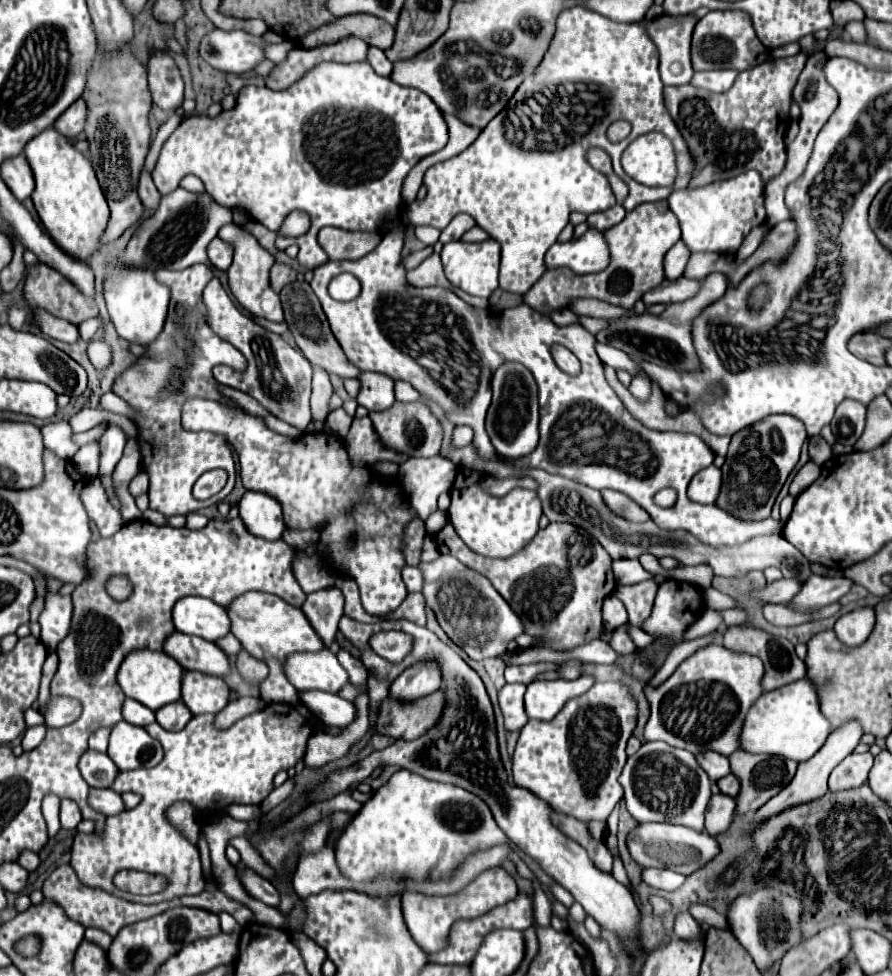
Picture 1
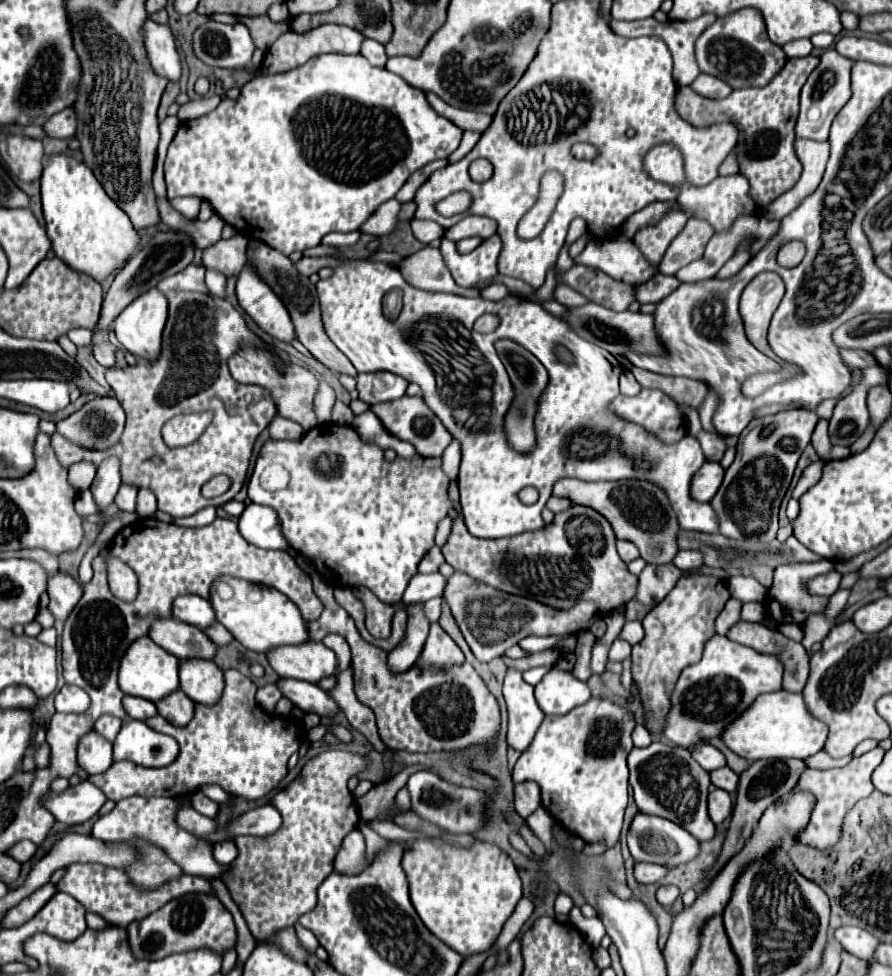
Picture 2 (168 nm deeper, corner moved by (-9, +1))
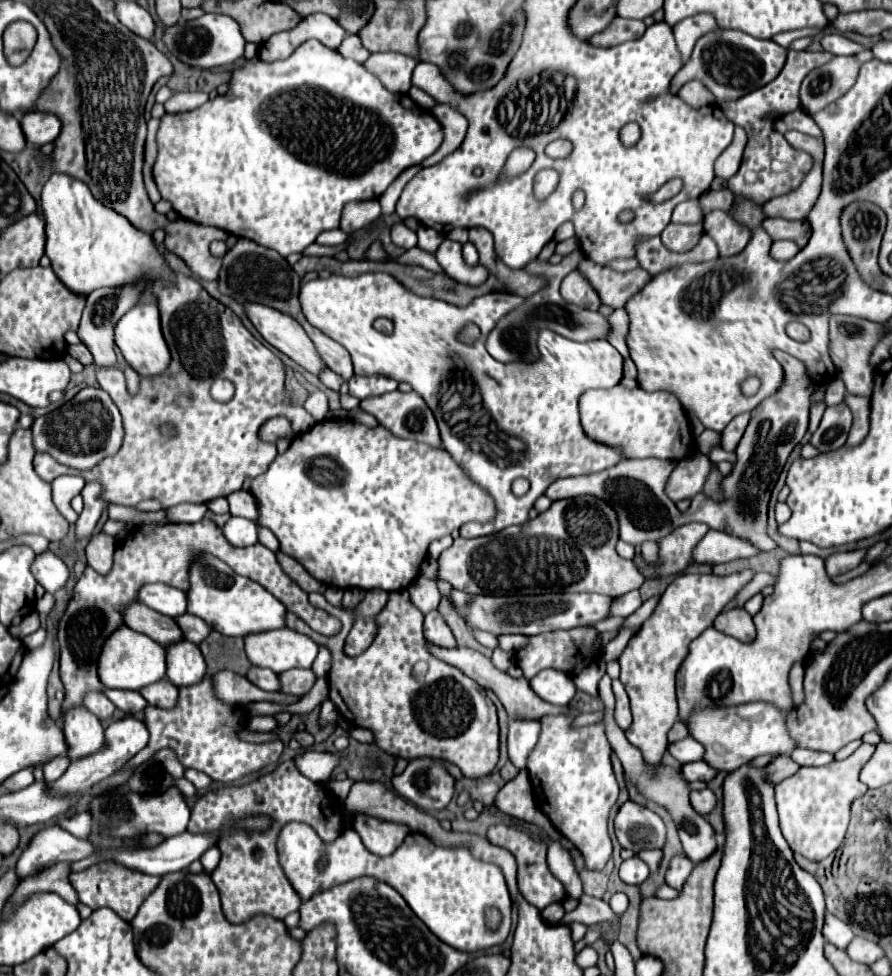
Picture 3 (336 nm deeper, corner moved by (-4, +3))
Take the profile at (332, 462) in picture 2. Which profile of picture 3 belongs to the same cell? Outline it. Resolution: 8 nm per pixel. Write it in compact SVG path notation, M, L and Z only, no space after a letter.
M346 418L322 420L312 430L296 436L294 442L290 444L290 448L284 454L276 456L276 460L270 464L266 474L262 474L250 482L250 492L254 494L254 498L258 502L260 524L274 532L274 536L280 540L280 550L284 554L292 556L294 560L298 560L308 570L308 574L314 576L318 582L328 584L328 586L338 586L338 588L352 588L352 586L362 588L362 590L380 588L386 592L406 588L420 574L420 564L426 560L426 550L432 540L450 534L452 530L460 528L466 522L482 522L484 524L484 522L492 522L496 518L496 506L494 506L492 496L488 496L488 492L484 492L480 486L476 486L476 482L468 478L468 474L452 460L452 456L444 448L432 448L432 446L420 444L416 440L404 440L404 438L392 436L392 432L388 432L388 428L384 428L380 424L376 428L370 428L370 426L364 426L364 424L346 420Z

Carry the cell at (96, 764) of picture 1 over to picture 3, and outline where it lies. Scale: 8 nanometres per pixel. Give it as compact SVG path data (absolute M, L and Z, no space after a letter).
M68 708L68 712L64 712L62 728L72 760L98 752L104 746L104 728L88 708Z

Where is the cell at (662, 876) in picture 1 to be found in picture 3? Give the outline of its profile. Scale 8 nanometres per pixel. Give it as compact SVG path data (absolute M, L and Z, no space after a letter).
M632 856L628 860L622 862L620 866L620 880L624 880L626 884L642 884L648 878L650 870L646 866L646 862L642 862L638 856Z

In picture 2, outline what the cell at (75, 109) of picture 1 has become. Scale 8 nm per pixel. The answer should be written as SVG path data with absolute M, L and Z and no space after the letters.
M65 108L65 110L57 112L53 118L47 120L43 130L47 132L47 136L53 136L53 138L71 138L71 136L75 136L75 132L77 132L75 108Z

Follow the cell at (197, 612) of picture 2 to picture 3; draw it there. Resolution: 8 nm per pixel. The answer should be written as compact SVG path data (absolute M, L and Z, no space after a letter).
M144 584L144 588L140 588L140 602L172 618L184 614L188 604L186 592L176 590L168 584Z

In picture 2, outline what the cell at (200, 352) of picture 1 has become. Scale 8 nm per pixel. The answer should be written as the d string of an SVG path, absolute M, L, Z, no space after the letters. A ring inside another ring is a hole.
M191 264L179 274L163 278L157 288L169 300L169 320L163 330L163 350L159 358L155 362L137 358L135 366L125 366L121 370L111 368L107 372L107 382L127 414L127 424L119 442L109 450L89 450L67 442L61 434L53 434L51 446L55 448L59 462L67 468L81 460L99 464L111 454L119 456L123 482L151 488L157 496L157 510L167 512L173 518L185 518L201 508L221 506L241 490L253 442L275 416L275 404L269 398L269 392L261 386L233 382L227 370L227 360L245 345L269 348L285 362L290 362L290 358L284 351L266 346L268 344L245 326L241 314L215 314L217 306L205 286L203 266ZM203 410L213 410L215 418L199 440L183 448L169 448L163 442L161 428L167 420L177 414ZM215 474L227 474L231 478L231 488L223 496L207 500L201 496L201 486Z

